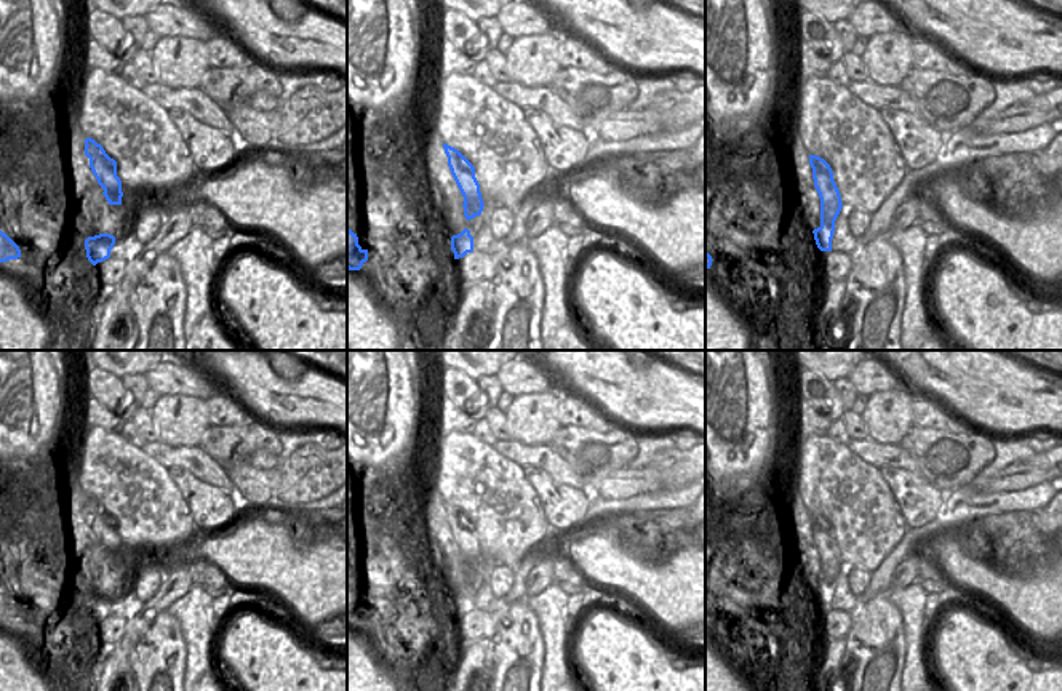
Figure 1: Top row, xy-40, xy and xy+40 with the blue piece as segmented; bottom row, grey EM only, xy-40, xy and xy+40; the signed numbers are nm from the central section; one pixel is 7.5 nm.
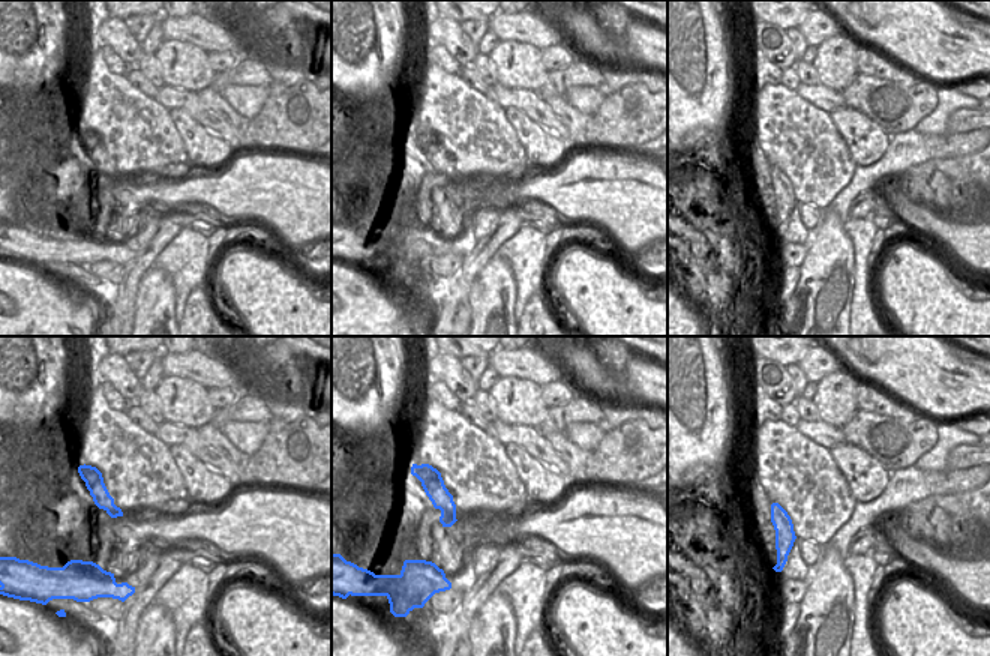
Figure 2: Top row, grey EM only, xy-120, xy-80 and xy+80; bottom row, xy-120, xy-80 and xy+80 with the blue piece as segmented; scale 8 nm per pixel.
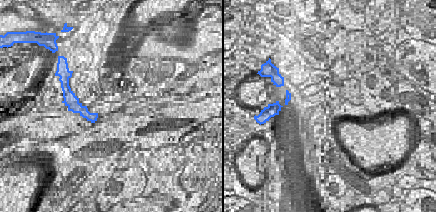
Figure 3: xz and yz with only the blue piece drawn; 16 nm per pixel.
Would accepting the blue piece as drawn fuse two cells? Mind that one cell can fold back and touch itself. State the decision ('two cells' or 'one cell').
two cells

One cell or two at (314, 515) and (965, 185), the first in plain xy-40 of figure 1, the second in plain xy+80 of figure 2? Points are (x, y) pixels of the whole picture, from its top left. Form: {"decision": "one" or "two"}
{"decision": "one"}

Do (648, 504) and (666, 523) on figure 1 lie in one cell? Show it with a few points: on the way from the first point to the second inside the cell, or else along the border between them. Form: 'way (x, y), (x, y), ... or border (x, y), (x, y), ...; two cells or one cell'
border (688, 506), (629, 514), (619, 522); two cells

